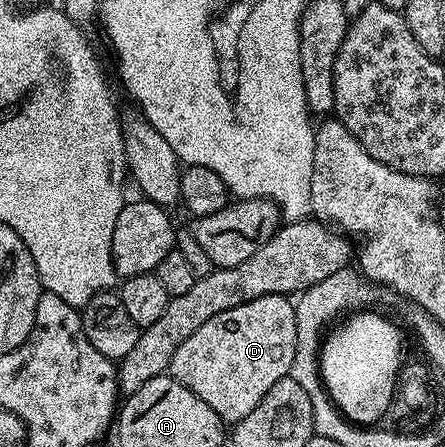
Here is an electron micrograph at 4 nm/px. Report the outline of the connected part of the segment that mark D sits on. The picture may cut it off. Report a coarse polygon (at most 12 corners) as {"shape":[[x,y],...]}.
{"shape":[[265,295],[205,320],[170,375],[224,423],[288,377],[295,302]]}

